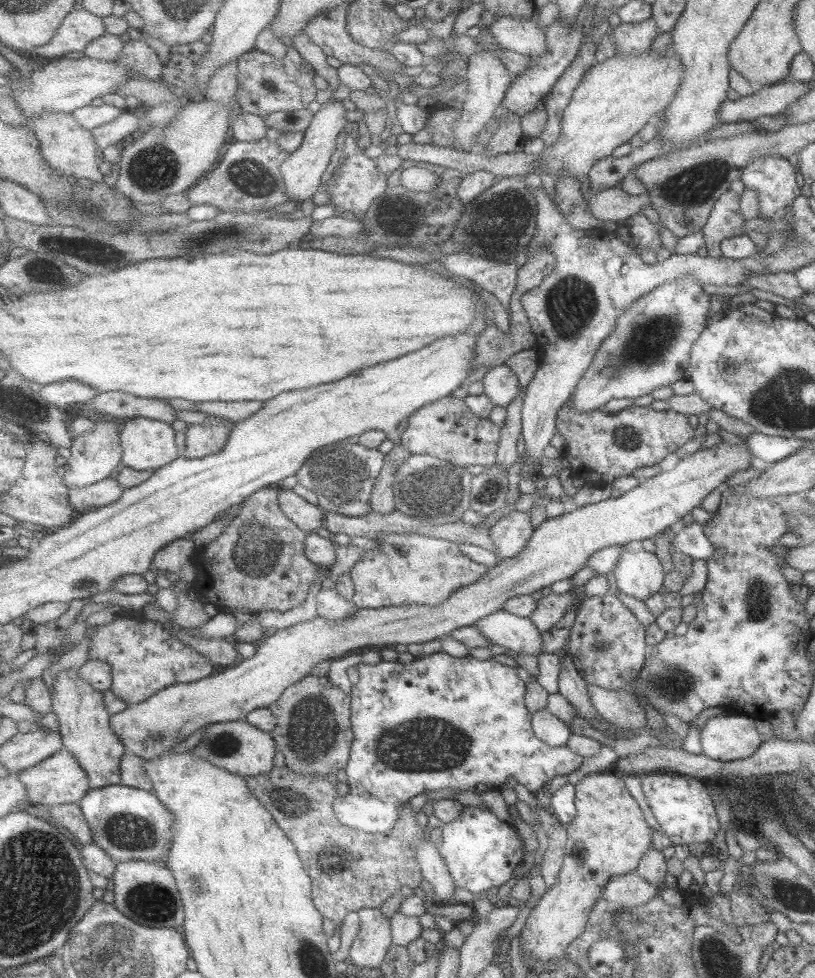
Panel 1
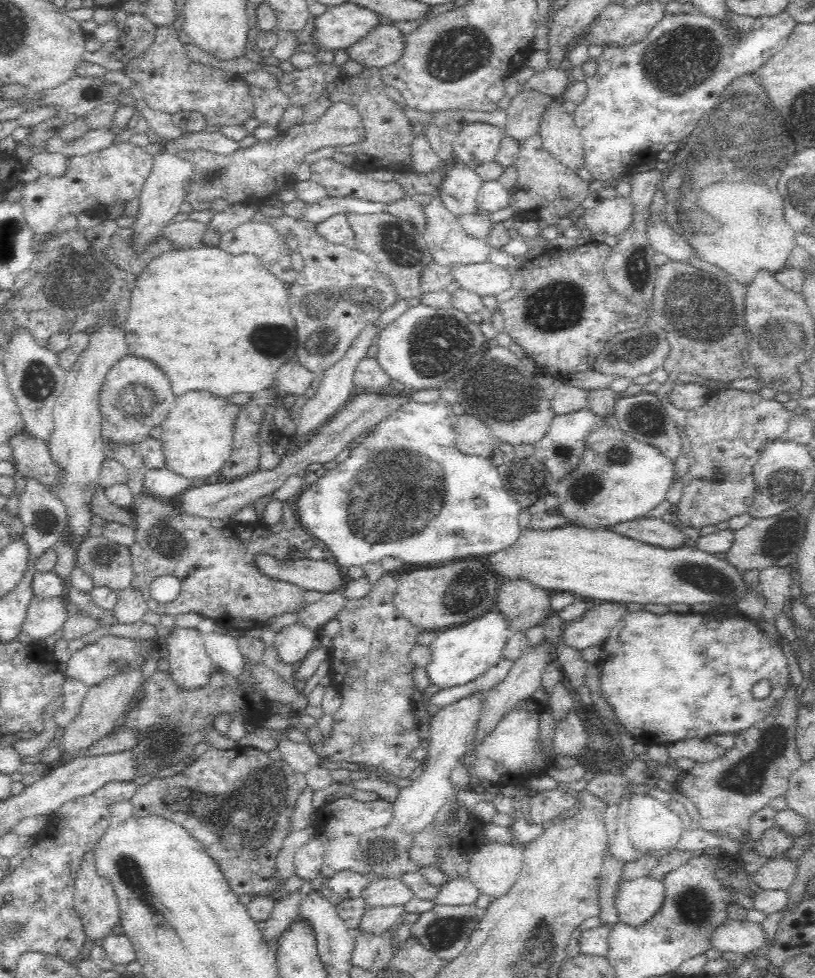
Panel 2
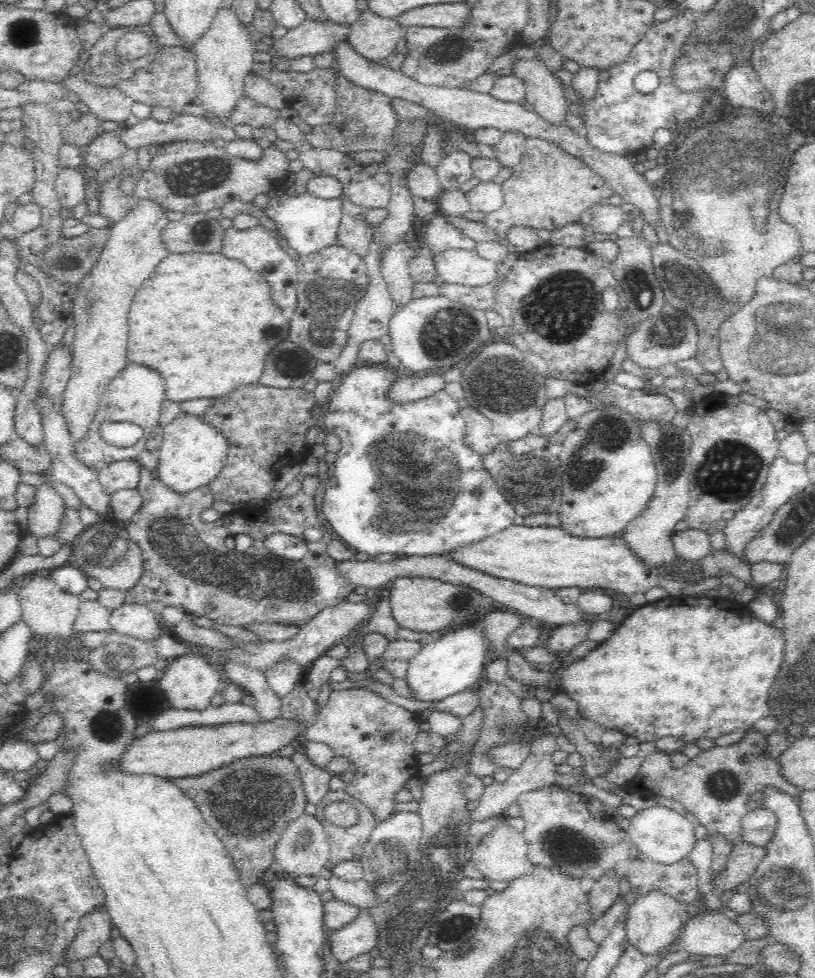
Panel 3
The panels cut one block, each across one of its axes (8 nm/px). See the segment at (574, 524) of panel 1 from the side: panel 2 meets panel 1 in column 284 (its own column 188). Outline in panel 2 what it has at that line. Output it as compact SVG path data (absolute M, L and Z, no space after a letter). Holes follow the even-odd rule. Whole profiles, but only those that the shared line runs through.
M177 628L163 640L168 650L167 672L182 692L204 688L215 670L205 648L204 635L195 628Z

